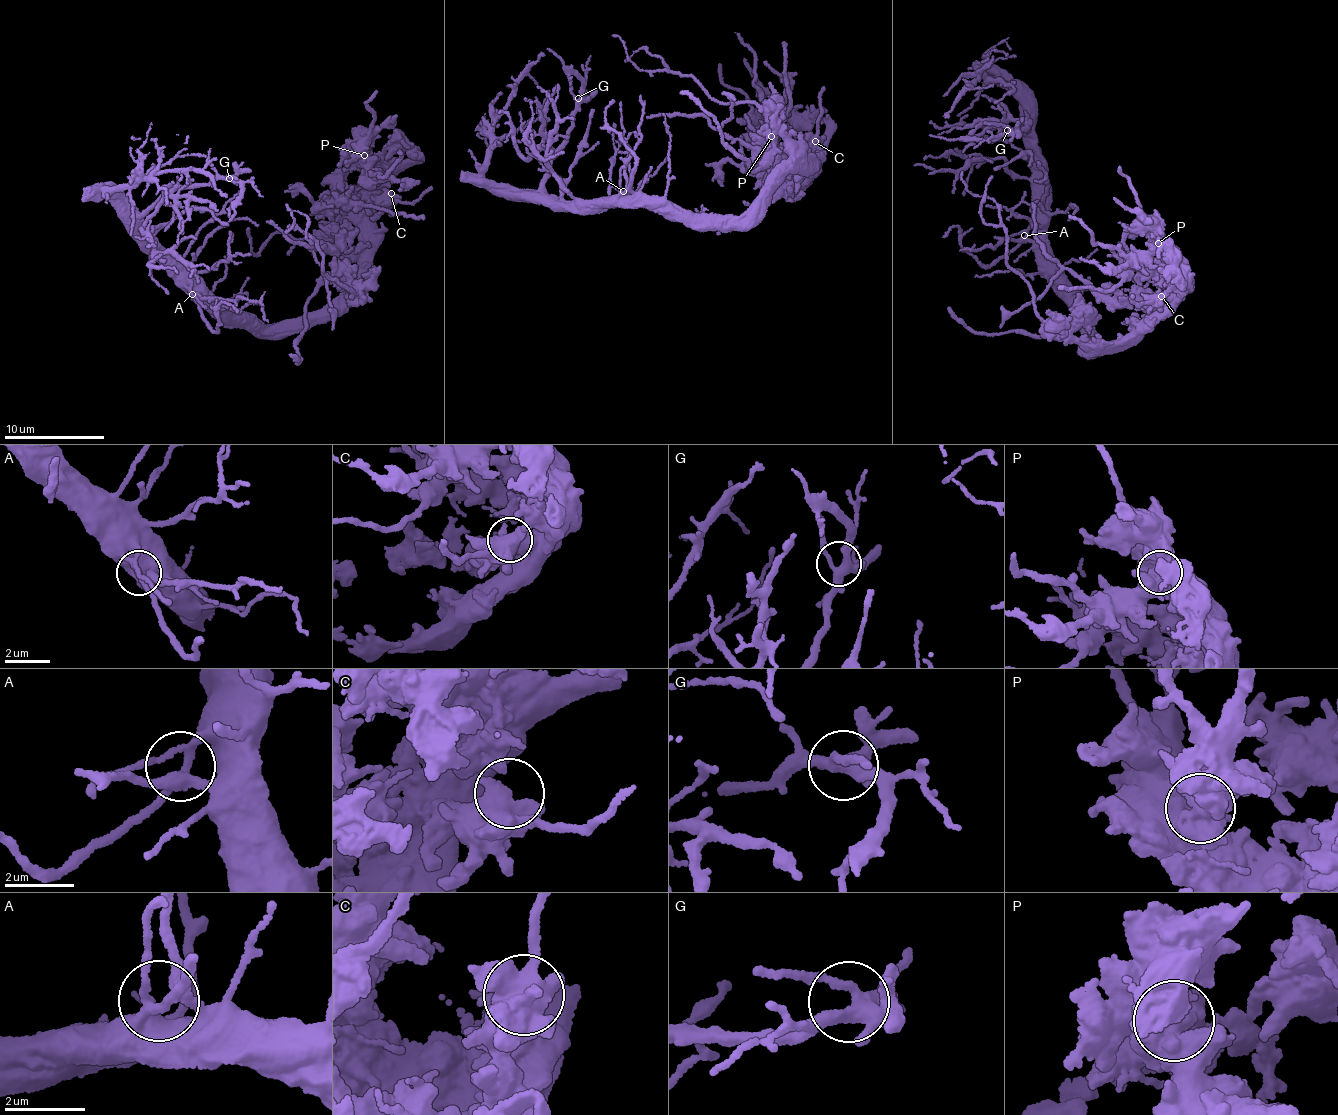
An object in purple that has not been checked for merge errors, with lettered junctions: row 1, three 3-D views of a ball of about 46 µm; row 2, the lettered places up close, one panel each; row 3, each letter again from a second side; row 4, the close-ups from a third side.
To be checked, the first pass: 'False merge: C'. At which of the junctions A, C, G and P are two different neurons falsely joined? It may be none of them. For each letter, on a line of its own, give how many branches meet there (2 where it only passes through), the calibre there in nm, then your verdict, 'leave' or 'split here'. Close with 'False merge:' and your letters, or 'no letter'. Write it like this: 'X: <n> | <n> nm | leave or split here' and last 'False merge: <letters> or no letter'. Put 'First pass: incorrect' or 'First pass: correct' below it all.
A: 5 | 280 nm | leave
C: 3 | 480 nm | leave
G: 5 | 380 nm | leave
P: 3 | 550 nm | leave
False merge: no letter
First pass: incorrect

